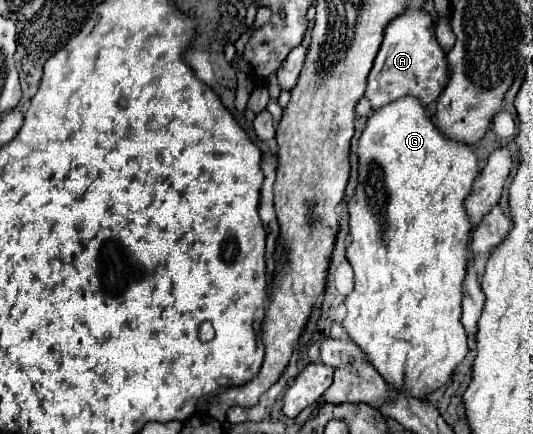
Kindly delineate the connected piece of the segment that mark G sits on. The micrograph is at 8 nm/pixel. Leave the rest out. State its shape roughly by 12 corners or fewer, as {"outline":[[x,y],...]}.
{"outline":[[414,95],[358,139],[342,325],[426,399],[460,323],[480,173]]}

